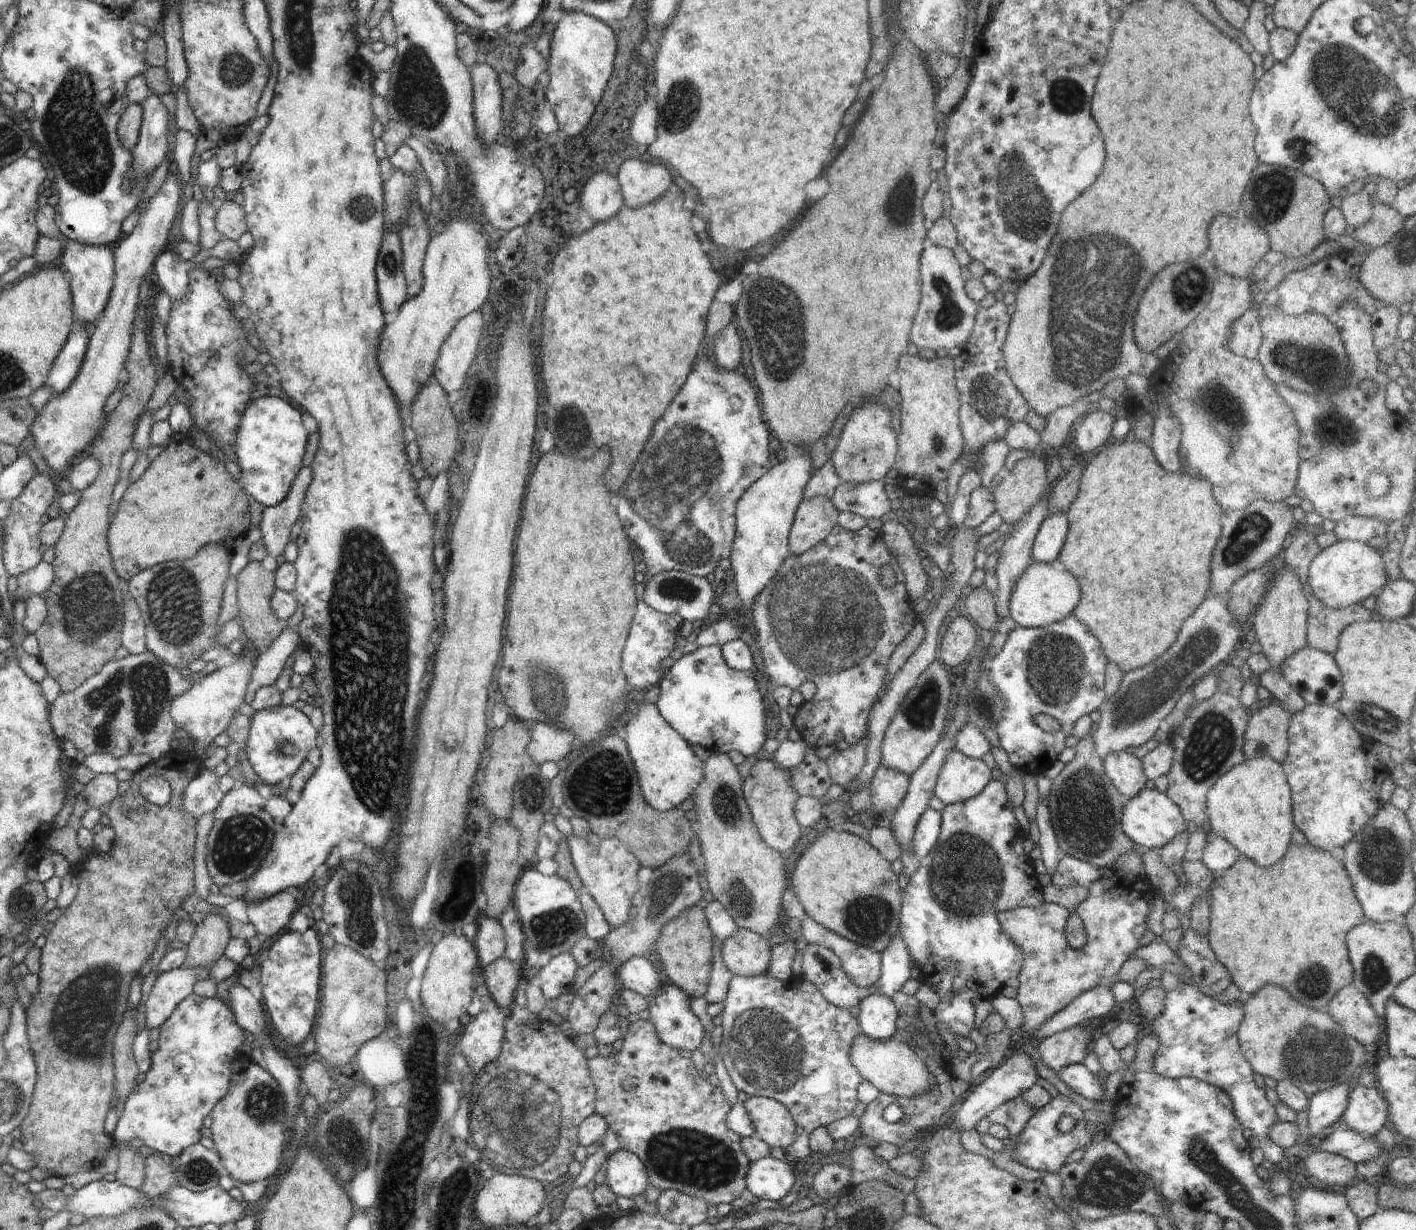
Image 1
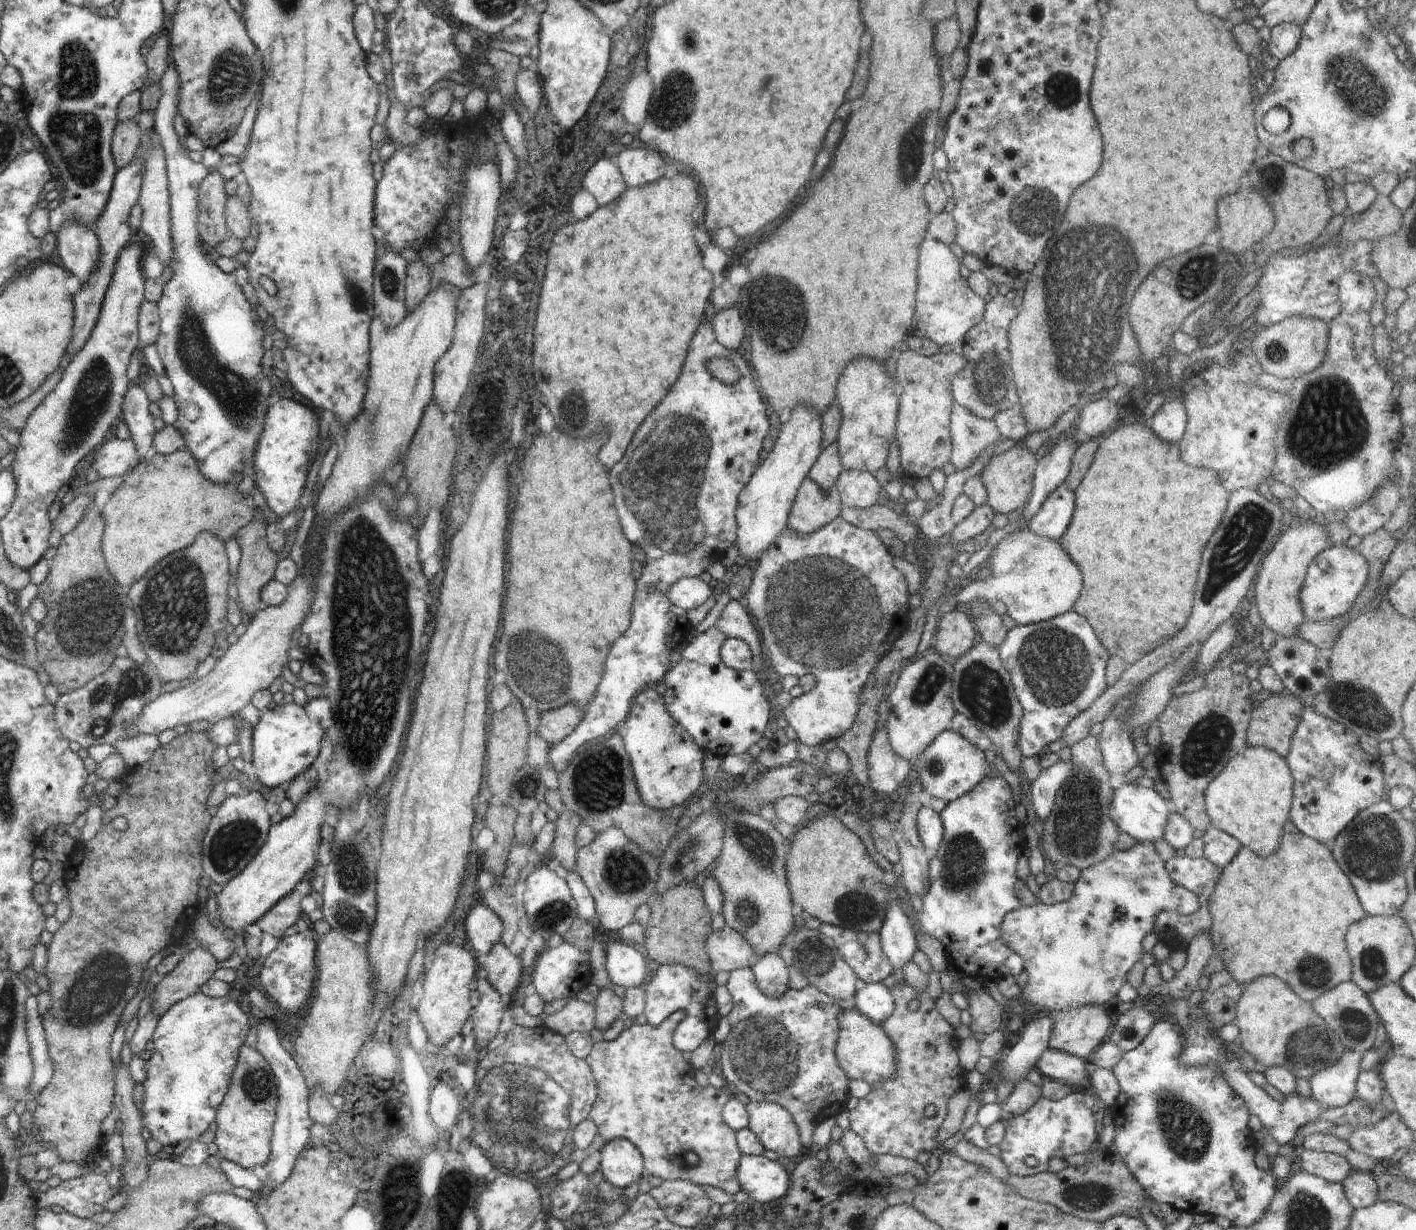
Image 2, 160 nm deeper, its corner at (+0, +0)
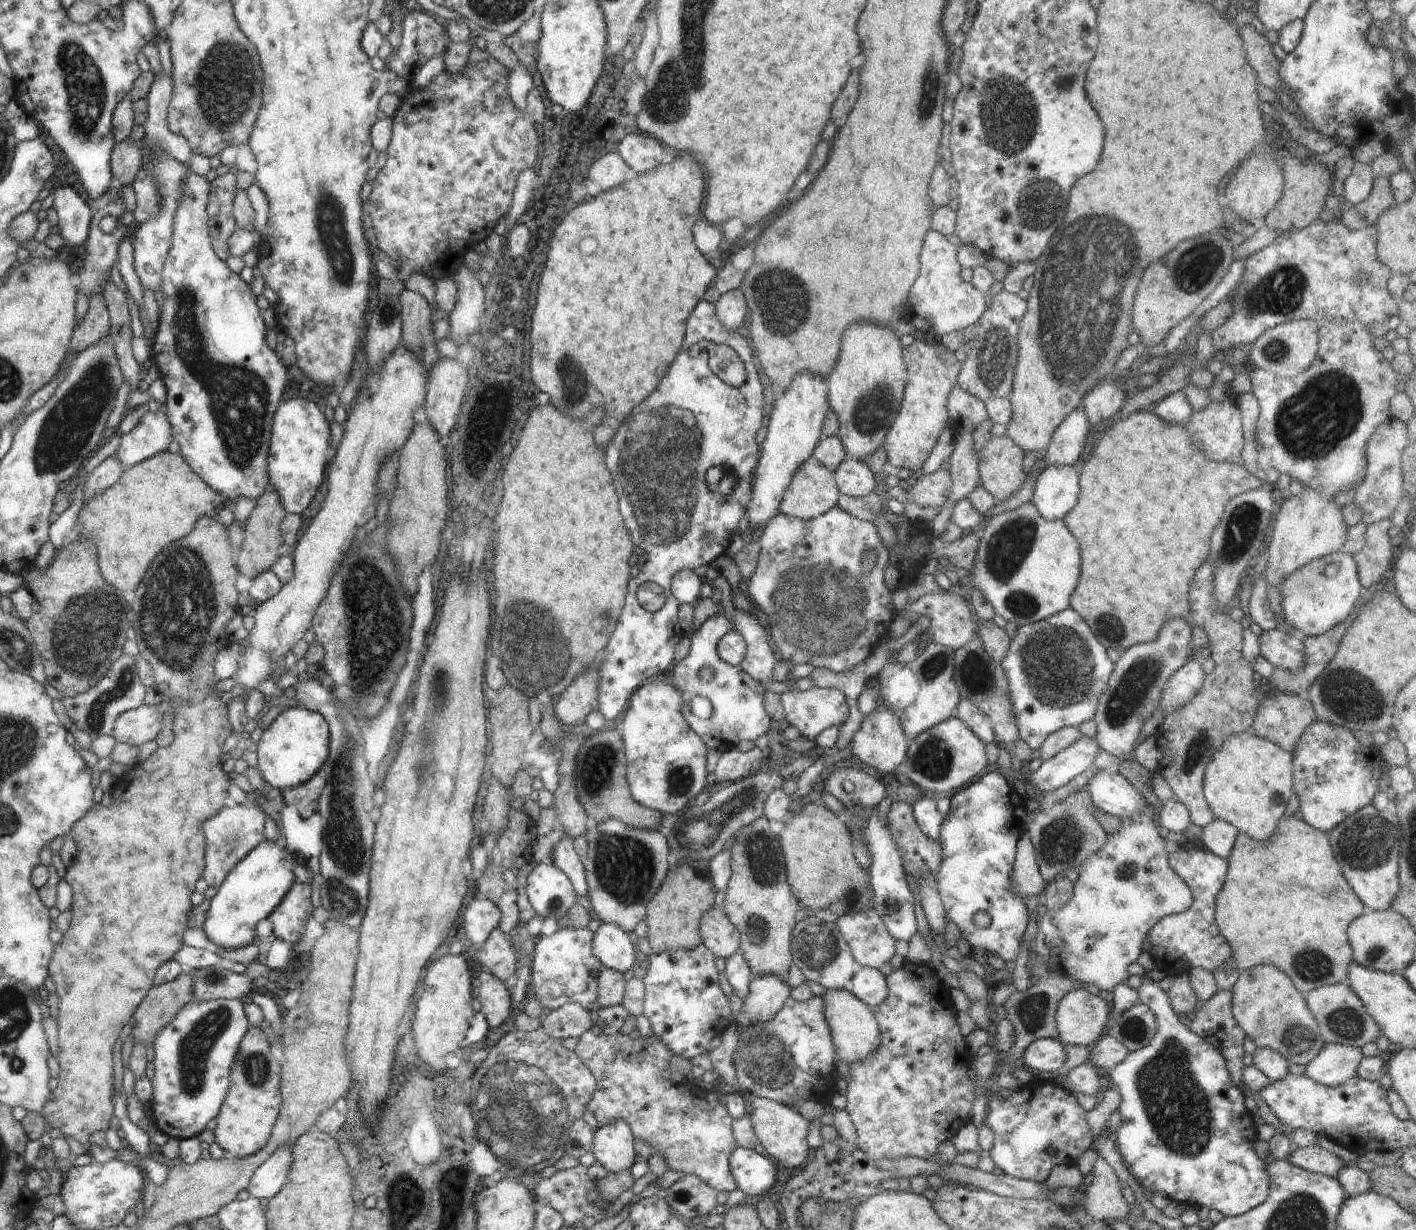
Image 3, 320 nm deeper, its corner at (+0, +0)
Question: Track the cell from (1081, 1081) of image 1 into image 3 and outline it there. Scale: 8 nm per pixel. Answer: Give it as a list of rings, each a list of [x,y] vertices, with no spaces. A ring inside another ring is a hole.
[[[1042,1038],[1032,1042],[1024,1052],[1021,1065],[1033,1073],[1057,1072],[1066,1064],[1066,1048],[1054,1038]]]

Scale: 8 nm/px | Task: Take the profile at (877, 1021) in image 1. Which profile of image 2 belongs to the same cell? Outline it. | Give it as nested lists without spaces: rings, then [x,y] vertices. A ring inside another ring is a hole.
[[[881,982],[865,983],[853,997],[855,1007],[871,1022],[880,1026],[893,1013],[895,1007],[891,990]]]

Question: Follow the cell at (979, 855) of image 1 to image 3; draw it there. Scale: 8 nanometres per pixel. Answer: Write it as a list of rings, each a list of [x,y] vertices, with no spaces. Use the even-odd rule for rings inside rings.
[[[986,772],[976,782],[968,784],[962,791],[951,797],[951,808],[943,816],[940,828],[941,847],[943,848],[942,863],[938,868],[936,890],[941,898],[946,922],[953,922],[960,931],[960,936],[967,940],[970,948],[984,950],[986,954],[998,954],[1006,963],[1016,962],[1022,940],[1032,917],[1023,901],[1010,886],[1012,882],[1012,866],[1015,862],[1018,840],[1024,832],[1023,816],[1026,812],[1026,801],[1017,790],[1011,787],[1003,774]],[[984,912],[990,917],[986,928],[979,928],[974,922],[974,915]]]

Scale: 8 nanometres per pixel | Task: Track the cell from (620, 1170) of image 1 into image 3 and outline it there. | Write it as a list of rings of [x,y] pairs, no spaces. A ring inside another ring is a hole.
[[[610,1122],[594,1131],[590,1153],[609,1173],[628,1172],[636,1162],[634,1140],[624,1122]]]

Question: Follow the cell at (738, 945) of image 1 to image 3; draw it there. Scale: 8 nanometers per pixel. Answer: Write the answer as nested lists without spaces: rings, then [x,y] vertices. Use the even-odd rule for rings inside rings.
[[[722,904],[714,905],[700,920],[700,937],[702,943],[714,958],[720,957],[728,960],[740,950],[740,934],[728,922]]]

